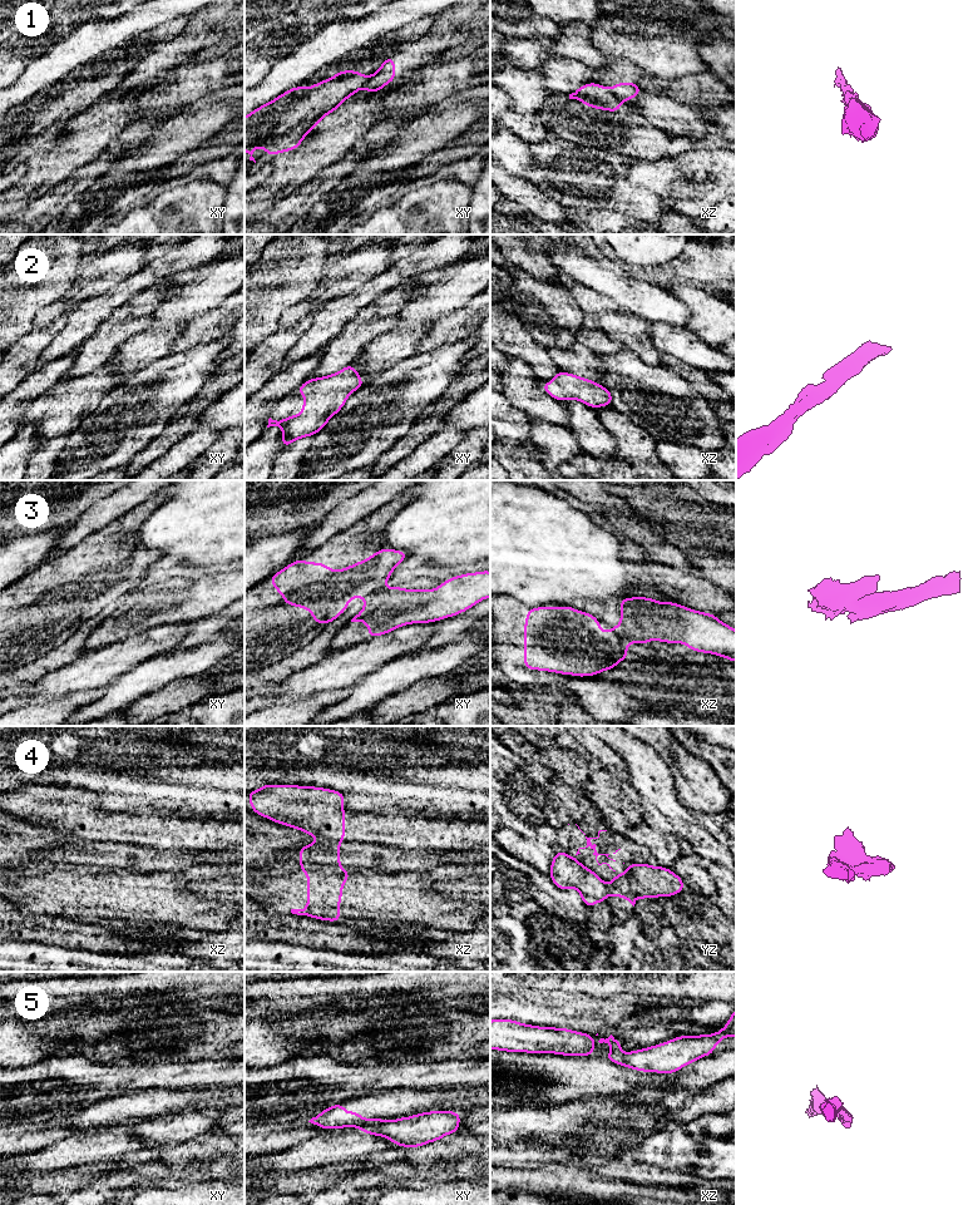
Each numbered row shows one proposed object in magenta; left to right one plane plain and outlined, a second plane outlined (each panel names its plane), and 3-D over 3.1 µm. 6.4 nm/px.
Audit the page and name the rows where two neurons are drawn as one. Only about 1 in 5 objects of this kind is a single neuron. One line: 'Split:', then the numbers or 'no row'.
Split: 1, 3, 4, 5

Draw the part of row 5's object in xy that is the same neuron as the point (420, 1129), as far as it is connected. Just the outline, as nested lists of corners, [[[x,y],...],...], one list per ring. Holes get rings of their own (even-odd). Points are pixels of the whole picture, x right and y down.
[[[429,1111],[410,1117],[395,1118],[377,1127],[361,1127],[365,1134],[384,1136],[397,1146],[420,1147],[458,1132],[460,1112]]]

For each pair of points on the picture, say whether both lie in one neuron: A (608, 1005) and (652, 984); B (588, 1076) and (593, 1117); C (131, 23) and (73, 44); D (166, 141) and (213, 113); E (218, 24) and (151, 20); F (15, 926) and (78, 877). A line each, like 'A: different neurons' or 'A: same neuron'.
A: different neurons
B: different neurons
C: same neuron
D: same neuron
E: different neurons
F: different neurons

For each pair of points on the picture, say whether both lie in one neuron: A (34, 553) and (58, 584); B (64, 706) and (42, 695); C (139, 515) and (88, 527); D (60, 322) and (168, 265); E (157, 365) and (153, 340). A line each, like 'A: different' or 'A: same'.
A: different
B: different
C: different
D: different
E: different

